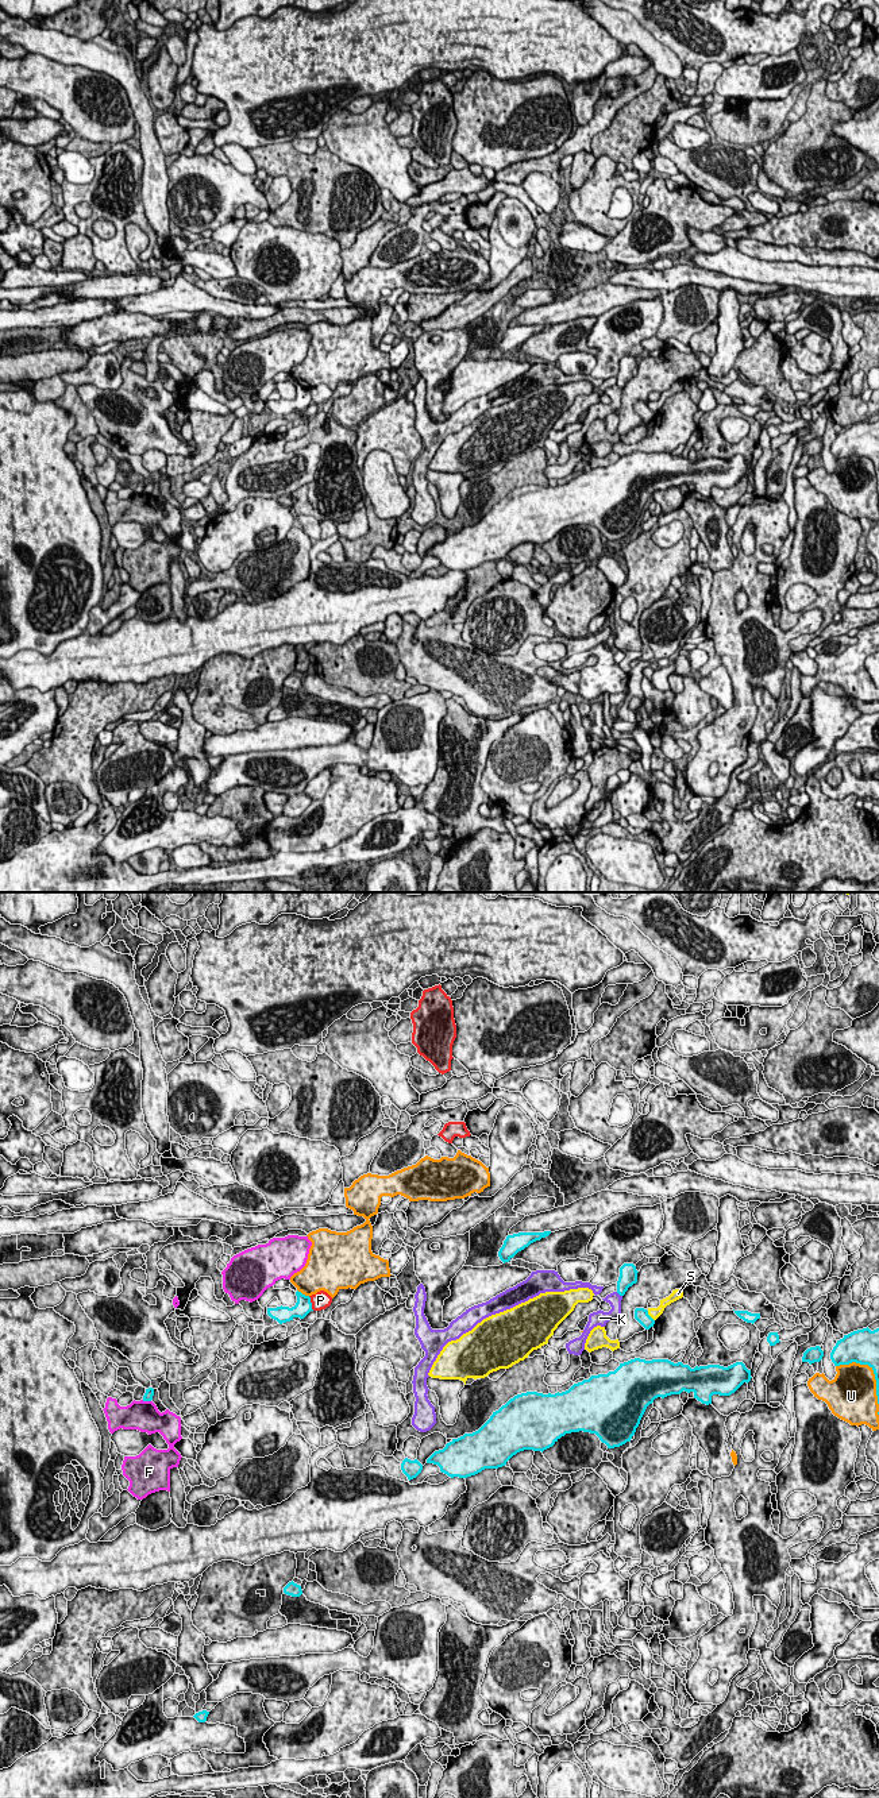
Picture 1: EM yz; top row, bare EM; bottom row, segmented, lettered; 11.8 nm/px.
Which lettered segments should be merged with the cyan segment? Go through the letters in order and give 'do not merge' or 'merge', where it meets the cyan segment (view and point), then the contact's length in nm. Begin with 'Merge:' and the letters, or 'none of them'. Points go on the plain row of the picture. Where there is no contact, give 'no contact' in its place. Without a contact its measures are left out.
Merge: none of them
F: do not merge; meets cyan in yz at (146, 493); contact 110 nm long
K: do not merge; meets cyan in yz at (619, 386); contact 100 nm long
P: do not merge; meets cyan in yz at (311, 396); contact 190 nm long
S: do not merge; meets cyan in yz at (650, 409); contact 150 nm long
U: do not merge; meets cyan in yz at (872, 462); contact 700 nm long

